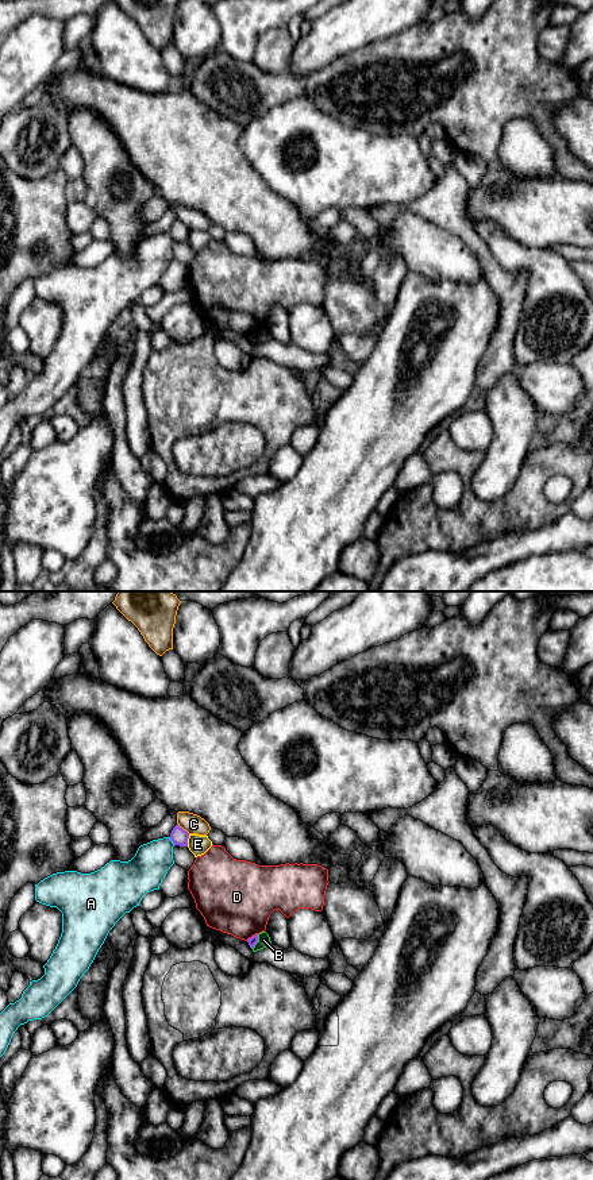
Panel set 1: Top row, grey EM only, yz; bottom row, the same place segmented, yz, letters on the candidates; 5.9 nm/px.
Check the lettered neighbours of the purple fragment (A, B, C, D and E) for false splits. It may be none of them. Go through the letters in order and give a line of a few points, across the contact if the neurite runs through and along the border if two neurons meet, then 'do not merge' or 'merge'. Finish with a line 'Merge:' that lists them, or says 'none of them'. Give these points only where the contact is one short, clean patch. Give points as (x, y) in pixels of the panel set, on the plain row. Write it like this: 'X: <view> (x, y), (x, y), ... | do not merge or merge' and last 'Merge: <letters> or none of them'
A: yz (169, 232), (174, 239) | do not merge
B: yz (258, 330), (258, 336), (251, 343) | do not merge
C: do not merge
D: yz (257, 328), (246, 335) | do not merge
E: do not merge
Merge: none of them

